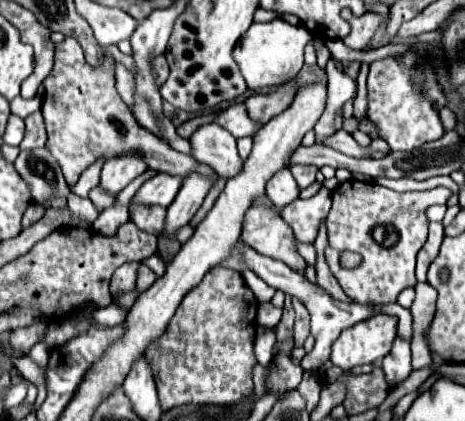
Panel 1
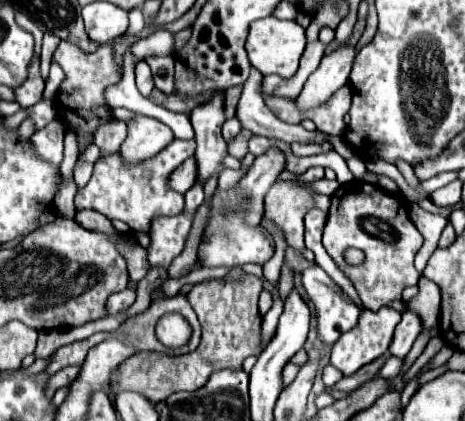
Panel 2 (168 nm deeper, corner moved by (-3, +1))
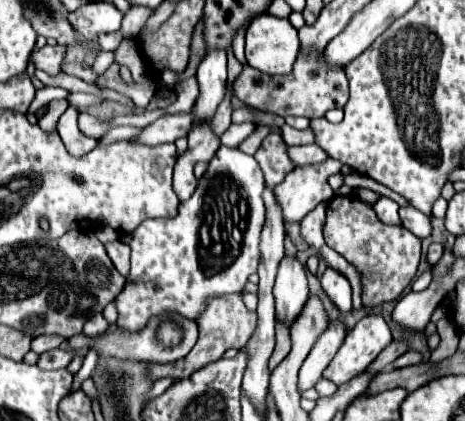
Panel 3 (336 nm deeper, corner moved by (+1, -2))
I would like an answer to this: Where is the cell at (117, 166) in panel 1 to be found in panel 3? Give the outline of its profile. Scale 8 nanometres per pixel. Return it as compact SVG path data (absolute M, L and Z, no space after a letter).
M191 111L189 113L175 113L175 115L163 115L155 123L147 125L143 133L133 139L143 145L161 145L161 143L173 143L179 137L187 137L191 131Z

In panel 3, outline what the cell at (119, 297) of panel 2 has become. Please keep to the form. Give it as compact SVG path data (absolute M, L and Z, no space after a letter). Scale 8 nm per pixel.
M95 313L95 317L89 317L87 325L83 327L83 335L87 335L87 337L95 337L95 335L103 333L107 327L109 327L109 323L105 321L105 317L103 317L101 313Z

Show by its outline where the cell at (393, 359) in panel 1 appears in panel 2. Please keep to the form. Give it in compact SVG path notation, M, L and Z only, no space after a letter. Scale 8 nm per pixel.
M405 310L399 326L395 328L395 336L389 346L389 354L397 356L397 358L405 358L407 352L411 350L415 338L421 334L421 330L423 330L421 320L411 310Z

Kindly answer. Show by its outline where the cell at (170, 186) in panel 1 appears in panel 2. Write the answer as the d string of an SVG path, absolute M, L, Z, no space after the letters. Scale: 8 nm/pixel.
M187 158L181 166L177 166L171 174L169 174L169 182L167 186L171 186L171 190L185 194L197 178L197 166L195 166L195 158Z

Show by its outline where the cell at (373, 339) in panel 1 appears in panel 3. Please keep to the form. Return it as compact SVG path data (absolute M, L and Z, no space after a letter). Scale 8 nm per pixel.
M381 315L363 317L345 337L341 349L323 371L323 377L343 385L363 373L375 357L393 341L391 331Z

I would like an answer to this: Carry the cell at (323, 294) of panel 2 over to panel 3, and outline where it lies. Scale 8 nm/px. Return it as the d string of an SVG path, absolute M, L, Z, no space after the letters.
M327 269L321 277L321 285L325 289L325 293L329 295L329 299L343 311L351 311L351 285L347 281L347 277L343 277L341 273L335 273L335 269Z

